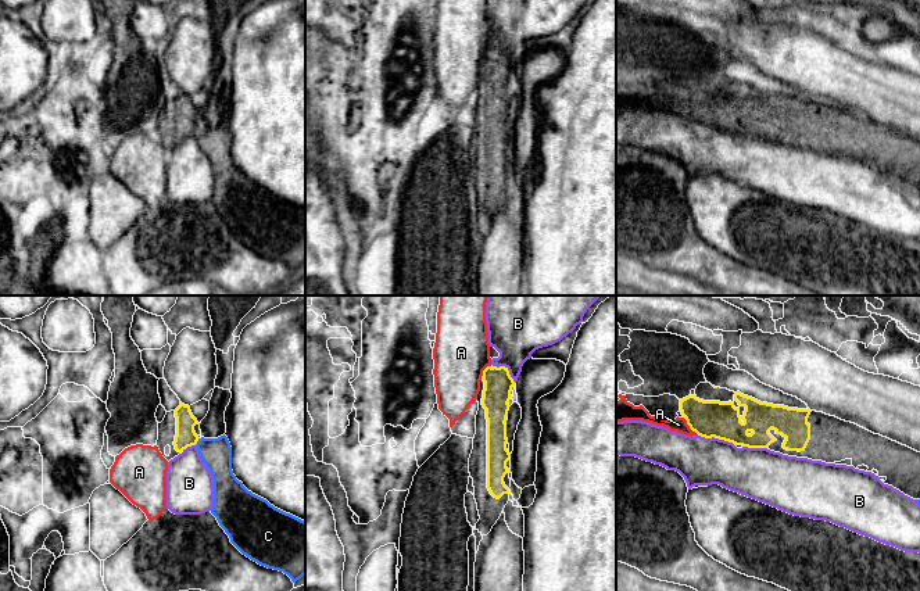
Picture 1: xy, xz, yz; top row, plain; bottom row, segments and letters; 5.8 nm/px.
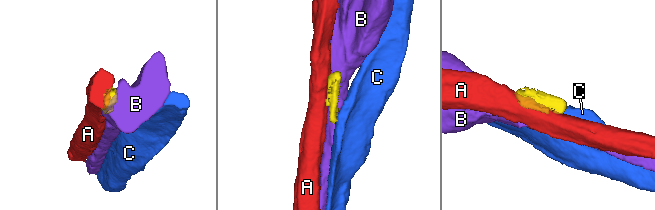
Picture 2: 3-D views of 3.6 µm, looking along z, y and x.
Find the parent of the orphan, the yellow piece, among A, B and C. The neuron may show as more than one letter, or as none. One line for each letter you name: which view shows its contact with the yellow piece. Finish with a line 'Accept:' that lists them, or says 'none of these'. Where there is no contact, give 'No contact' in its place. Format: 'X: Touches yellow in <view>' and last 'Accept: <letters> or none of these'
Accept: none of these

